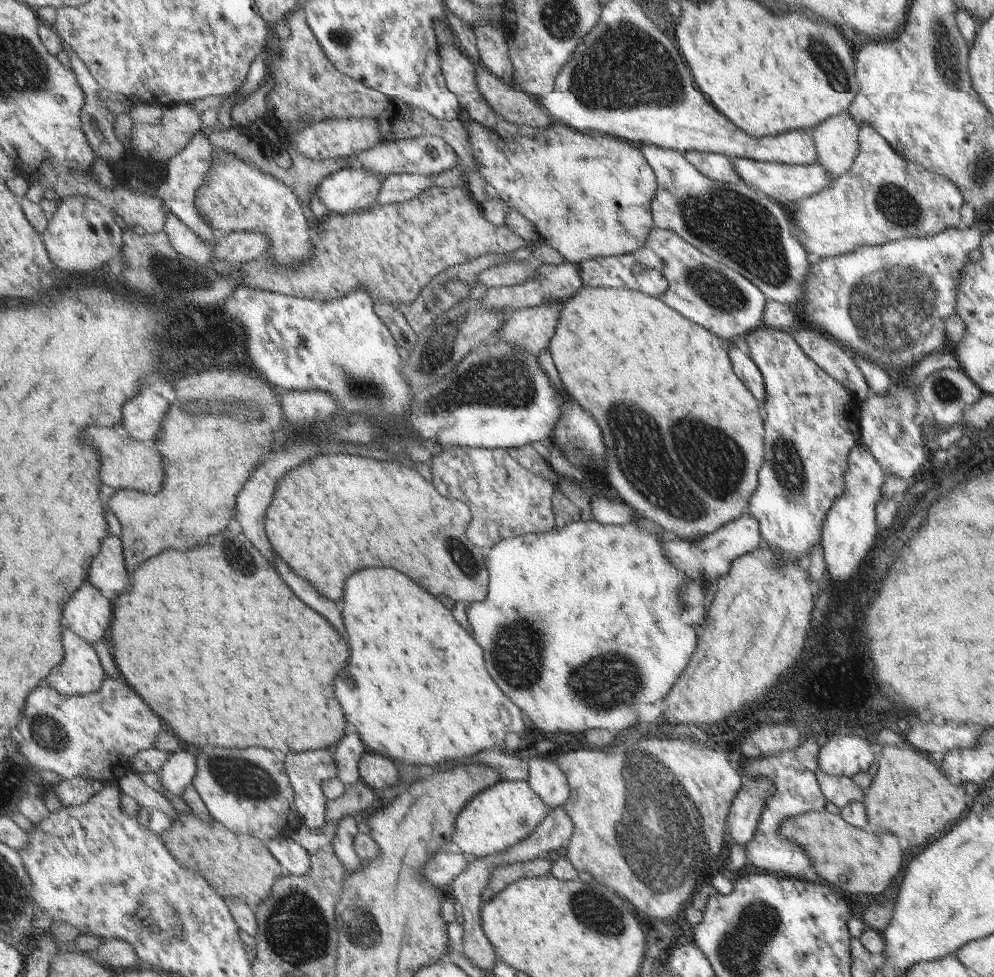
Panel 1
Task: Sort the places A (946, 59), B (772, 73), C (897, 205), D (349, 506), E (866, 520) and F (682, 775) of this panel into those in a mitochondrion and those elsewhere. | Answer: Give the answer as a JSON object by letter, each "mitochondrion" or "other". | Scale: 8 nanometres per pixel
{"A":"mitochondrion","B":"other","C":"mitochondrion","D":"other","E":"other","F":"mitochondrion"}

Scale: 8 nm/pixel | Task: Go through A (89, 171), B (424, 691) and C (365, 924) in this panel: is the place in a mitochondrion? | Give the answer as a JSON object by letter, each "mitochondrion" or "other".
{"A":"other","B":"other","C":"mitochondrion"}

